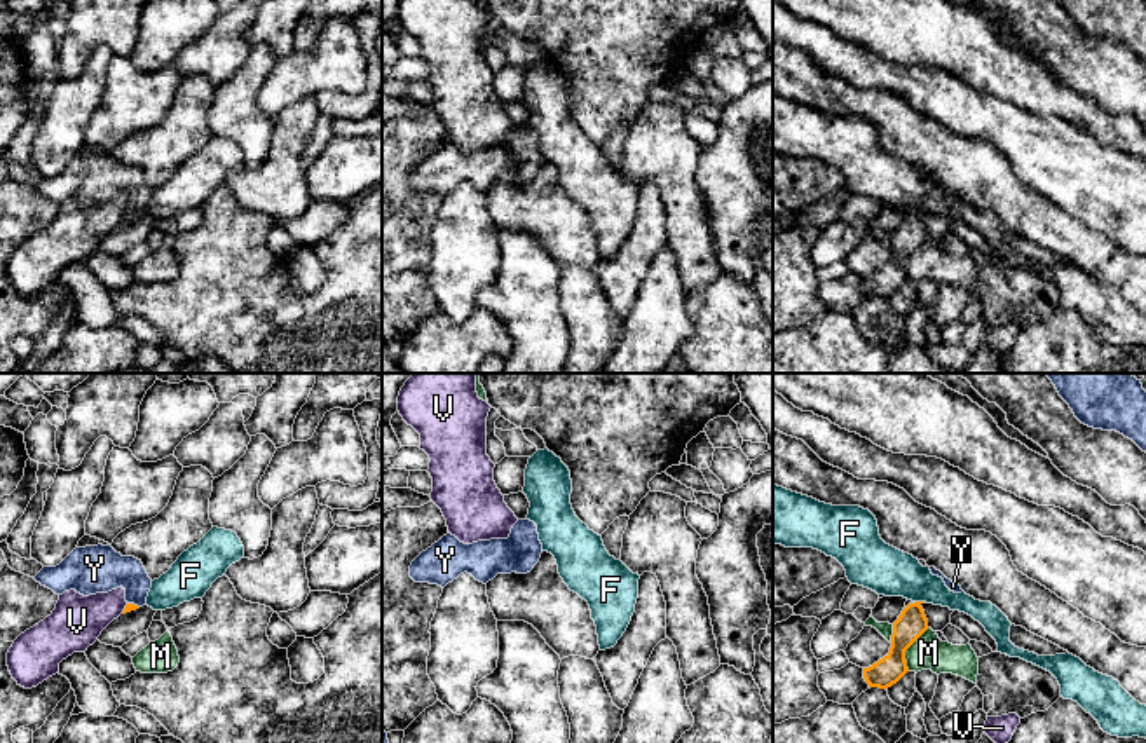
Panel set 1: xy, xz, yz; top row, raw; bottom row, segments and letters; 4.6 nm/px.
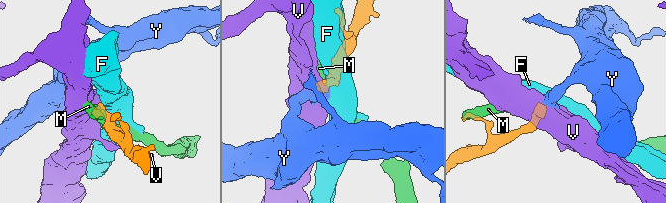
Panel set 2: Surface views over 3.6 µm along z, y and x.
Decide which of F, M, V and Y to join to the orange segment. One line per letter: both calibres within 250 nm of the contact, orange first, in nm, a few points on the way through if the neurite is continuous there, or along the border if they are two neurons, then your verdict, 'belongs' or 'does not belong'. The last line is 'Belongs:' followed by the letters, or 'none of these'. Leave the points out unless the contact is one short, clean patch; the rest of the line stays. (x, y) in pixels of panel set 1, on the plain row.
F: calibres 140 and 220 nm; border yz (916, 210), (923, 211); does not belong
M: calibres 140 and 160 nm; border yz (928, 238), (906, 260), (907, 279); does not belong
V: calibres 40 and 240 nm; border xy (128, 213), (121, 222); does not belong
Y: calibres 40 and 220 nm; way xy (129, 217), (133, 213), (114, 180), (95, 178); belongs
Belongs: Y

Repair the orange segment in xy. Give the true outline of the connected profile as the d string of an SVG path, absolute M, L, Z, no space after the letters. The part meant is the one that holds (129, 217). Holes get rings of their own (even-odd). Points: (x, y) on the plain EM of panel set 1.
M103 153L75 157L59 174L44 176L33 188L56 204L75 199L89 206L122 195L127 211L122 223L147 215L152 197L141 169L122 166L112 155Z

